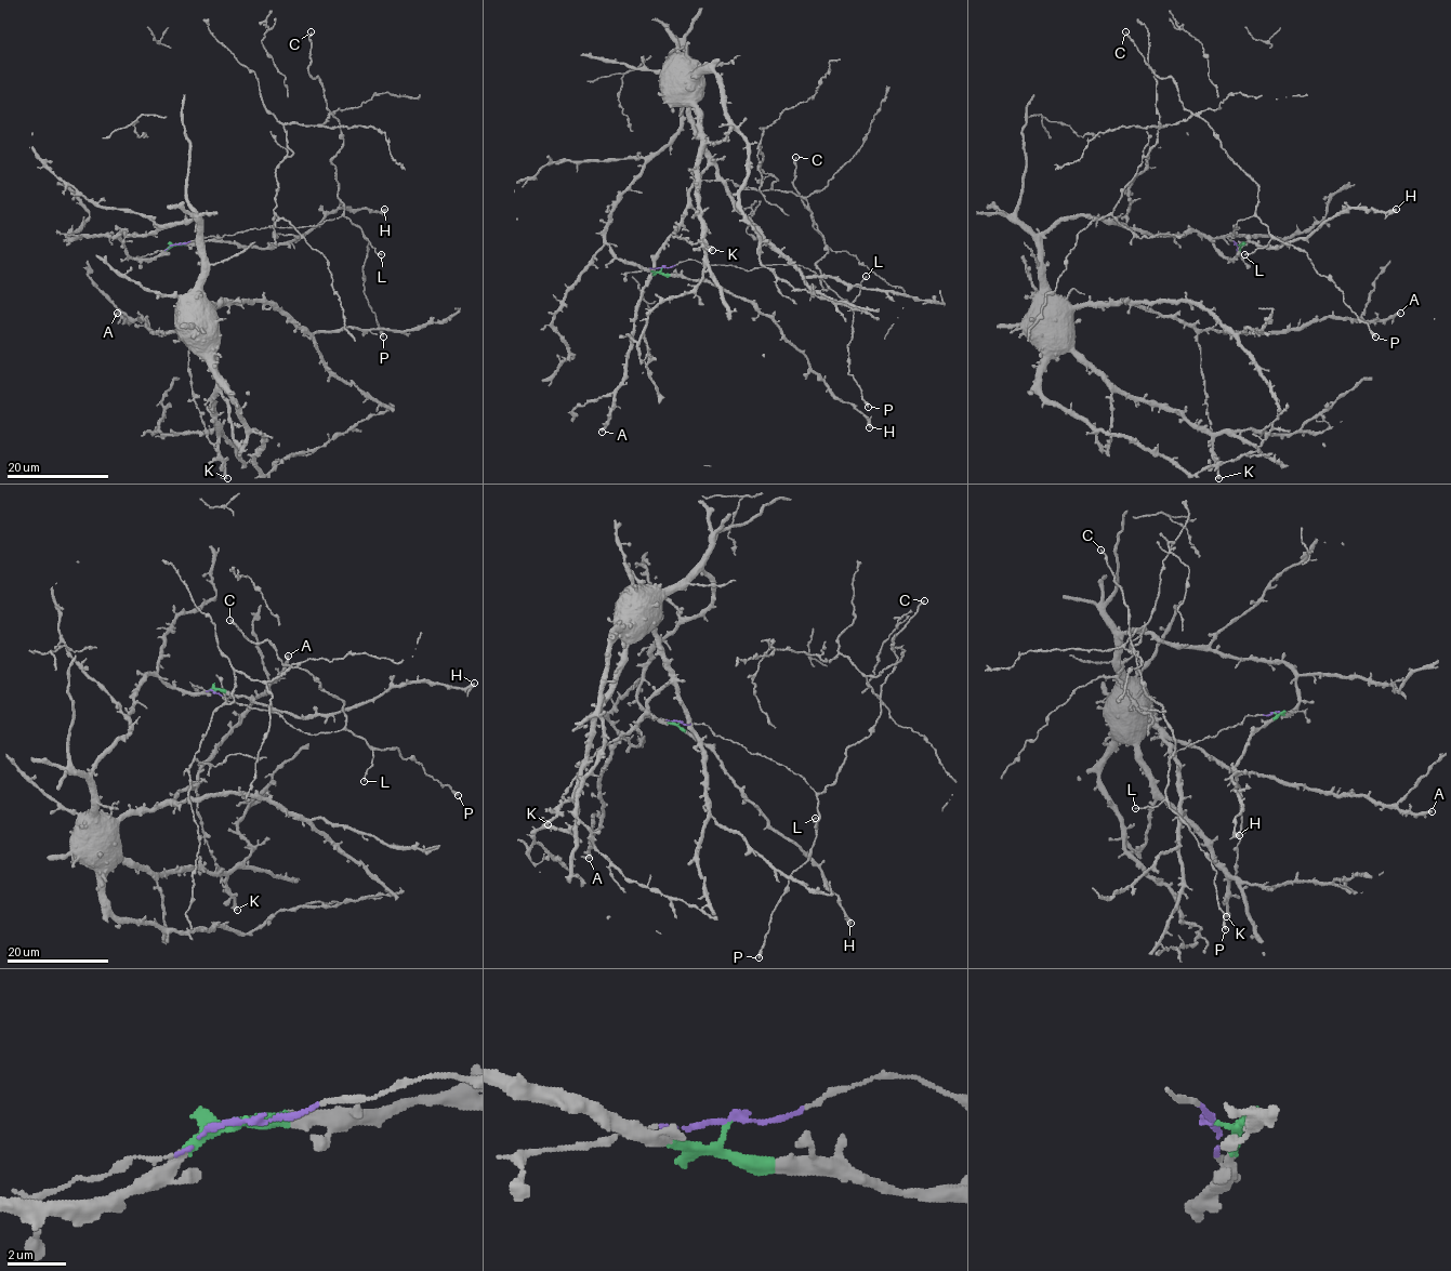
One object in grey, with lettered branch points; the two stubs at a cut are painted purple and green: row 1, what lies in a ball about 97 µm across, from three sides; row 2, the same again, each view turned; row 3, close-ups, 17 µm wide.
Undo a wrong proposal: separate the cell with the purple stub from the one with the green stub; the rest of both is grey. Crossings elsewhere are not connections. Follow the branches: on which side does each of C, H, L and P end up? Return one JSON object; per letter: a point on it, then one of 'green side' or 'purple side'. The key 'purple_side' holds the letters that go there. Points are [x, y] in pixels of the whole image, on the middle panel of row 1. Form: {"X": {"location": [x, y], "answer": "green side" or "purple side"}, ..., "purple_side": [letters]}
{"C": {"location": [795, 157], "answer": "purple side"}, "H": {"location": [869, 427], "answer": "green side"}, "L": {"location": [866, 276], "answer": "purple side"}, "P": {"location": [868, 407], "answer": "purple side"}, "purple_side": ["C", "L", "P"]}

